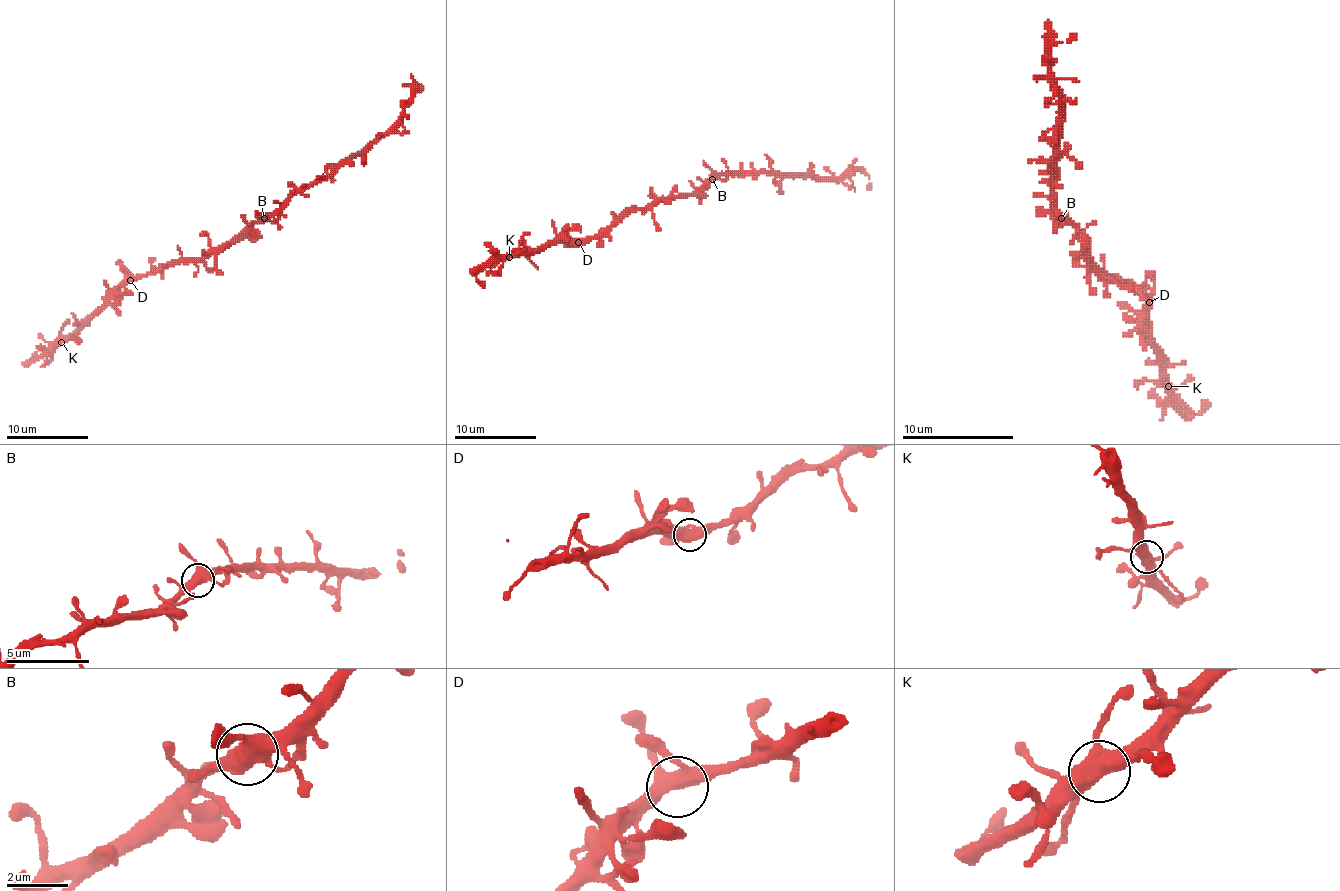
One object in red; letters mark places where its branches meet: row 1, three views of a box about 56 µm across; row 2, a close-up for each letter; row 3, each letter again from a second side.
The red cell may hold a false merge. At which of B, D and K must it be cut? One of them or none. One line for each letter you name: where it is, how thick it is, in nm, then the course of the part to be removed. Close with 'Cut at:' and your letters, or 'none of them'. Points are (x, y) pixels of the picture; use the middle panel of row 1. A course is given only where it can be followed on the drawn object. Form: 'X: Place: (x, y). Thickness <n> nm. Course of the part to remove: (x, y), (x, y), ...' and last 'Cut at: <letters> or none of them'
Cut at: none of them

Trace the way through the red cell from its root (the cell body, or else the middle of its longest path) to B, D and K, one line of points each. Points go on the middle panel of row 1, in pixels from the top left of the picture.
B: (677, 197), (693, 195), (711, 179)
D: (677, 197), (658, 200), (648, 208), (625, 210), (599, 234), (587, 236), (578, 242)
K: (677, 197), (658, 200), (648, 208), (625, 210), (599, 234), (578, 240), (552, 240), (509, 257)

